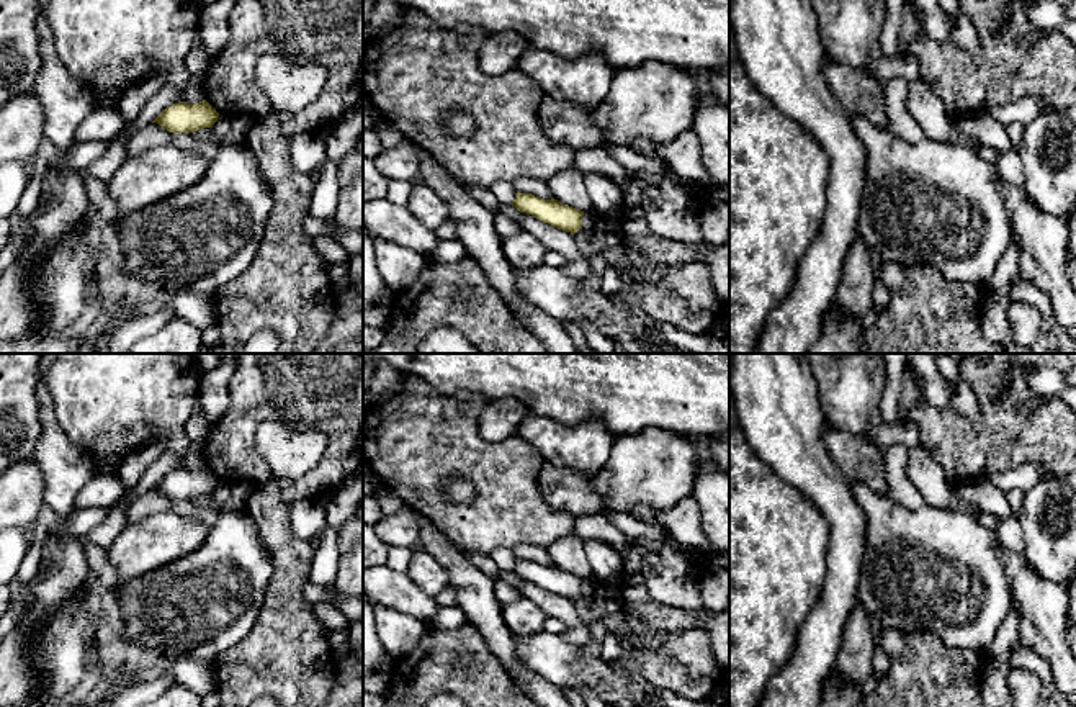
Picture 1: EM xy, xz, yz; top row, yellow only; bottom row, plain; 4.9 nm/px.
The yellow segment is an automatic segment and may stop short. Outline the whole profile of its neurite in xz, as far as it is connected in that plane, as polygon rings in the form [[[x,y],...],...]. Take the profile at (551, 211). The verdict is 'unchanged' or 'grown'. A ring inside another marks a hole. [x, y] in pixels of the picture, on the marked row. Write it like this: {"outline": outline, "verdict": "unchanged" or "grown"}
{"outline": [[[517,191],[515,200],[510,203],[520,213],[535,216],[558,229],[576,234],[582,229],[584,211],[563,205],[558,200],[545,200],[531,193]]], "verdict": "unchanged"}

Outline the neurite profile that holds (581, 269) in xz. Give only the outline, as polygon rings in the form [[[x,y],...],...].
[[[582,259],[579,262],[567,262],[561,268],[564,273],[567,273],[577,280],[584,280],[590,275],[590,263],[587,259]]]

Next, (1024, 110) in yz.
[[[1027,97],[1009,105],[989,105],[984,108],[984,111],[1001,121],[1004,126],[1014,121],[1027,124],[1042,115],[1042,106],[1042,100]]]

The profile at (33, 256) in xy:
[[[34,237],[23,249],[20,259],[23,260],[28,270],[36,270],[44,263],[47,254],[49,254],[49,249],[46,241],[43,241],[41,237]]]

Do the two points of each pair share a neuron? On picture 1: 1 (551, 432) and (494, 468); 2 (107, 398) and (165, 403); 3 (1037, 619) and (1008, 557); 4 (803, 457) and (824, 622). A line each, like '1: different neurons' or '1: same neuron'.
1: different neurons
2: same neuron
3: same neuron
4: same neuron

